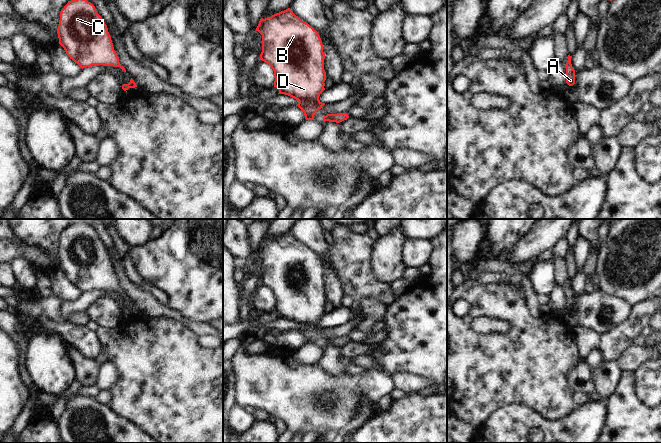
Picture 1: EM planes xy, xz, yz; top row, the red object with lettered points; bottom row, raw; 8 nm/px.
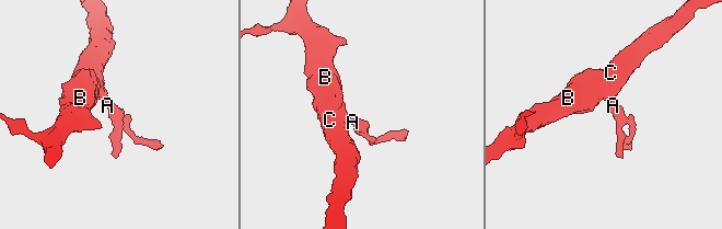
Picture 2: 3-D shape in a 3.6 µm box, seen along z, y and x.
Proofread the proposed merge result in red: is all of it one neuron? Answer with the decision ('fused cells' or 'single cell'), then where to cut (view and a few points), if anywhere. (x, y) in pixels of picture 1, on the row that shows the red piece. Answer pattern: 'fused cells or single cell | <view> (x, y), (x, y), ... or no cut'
single cell | no cut

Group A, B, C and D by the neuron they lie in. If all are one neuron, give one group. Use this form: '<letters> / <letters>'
A B C D

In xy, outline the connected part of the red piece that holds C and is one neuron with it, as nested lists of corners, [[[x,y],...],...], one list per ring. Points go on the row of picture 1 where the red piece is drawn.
[[[87,0],[68,1],[68,3],[60,12],[60,20],[57,28],[57,33],[59,44],[64,48],[66,54],[70,57],[70,59],[77,63],[82,69],[85,67],[91,67],[93,65],[103,65],[120,67],[126,72],[125,68],[120,65],[119,58],[116,51],[114,50],[107,25],[101,16],[97,13],[95,6]]]

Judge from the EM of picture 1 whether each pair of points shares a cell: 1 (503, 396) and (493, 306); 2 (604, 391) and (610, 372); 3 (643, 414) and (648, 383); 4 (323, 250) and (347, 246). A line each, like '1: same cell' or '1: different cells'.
1: same cell
2: same cell
3: different cells
4: different cells

